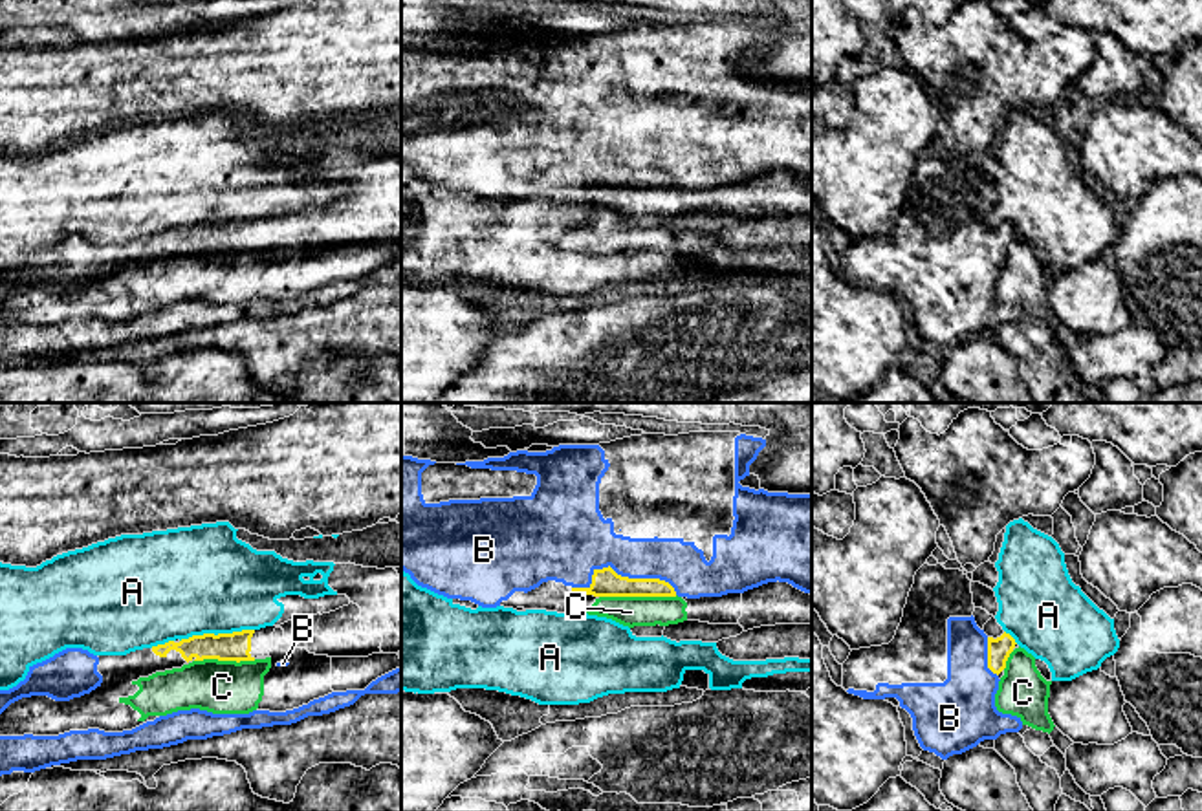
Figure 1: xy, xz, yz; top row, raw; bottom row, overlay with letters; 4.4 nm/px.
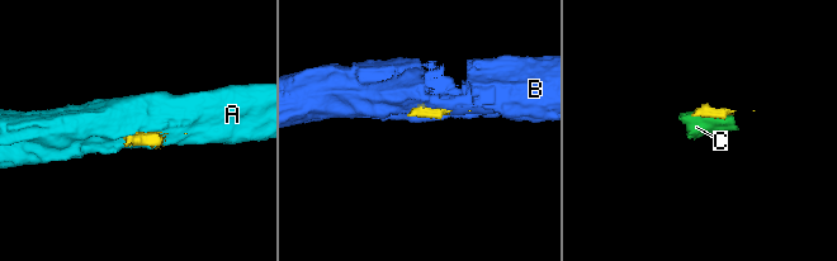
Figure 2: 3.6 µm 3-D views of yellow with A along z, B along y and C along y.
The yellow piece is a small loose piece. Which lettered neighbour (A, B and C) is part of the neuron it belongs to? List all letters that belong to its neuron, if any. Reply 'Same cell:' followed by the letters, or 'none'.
Same cell: B

